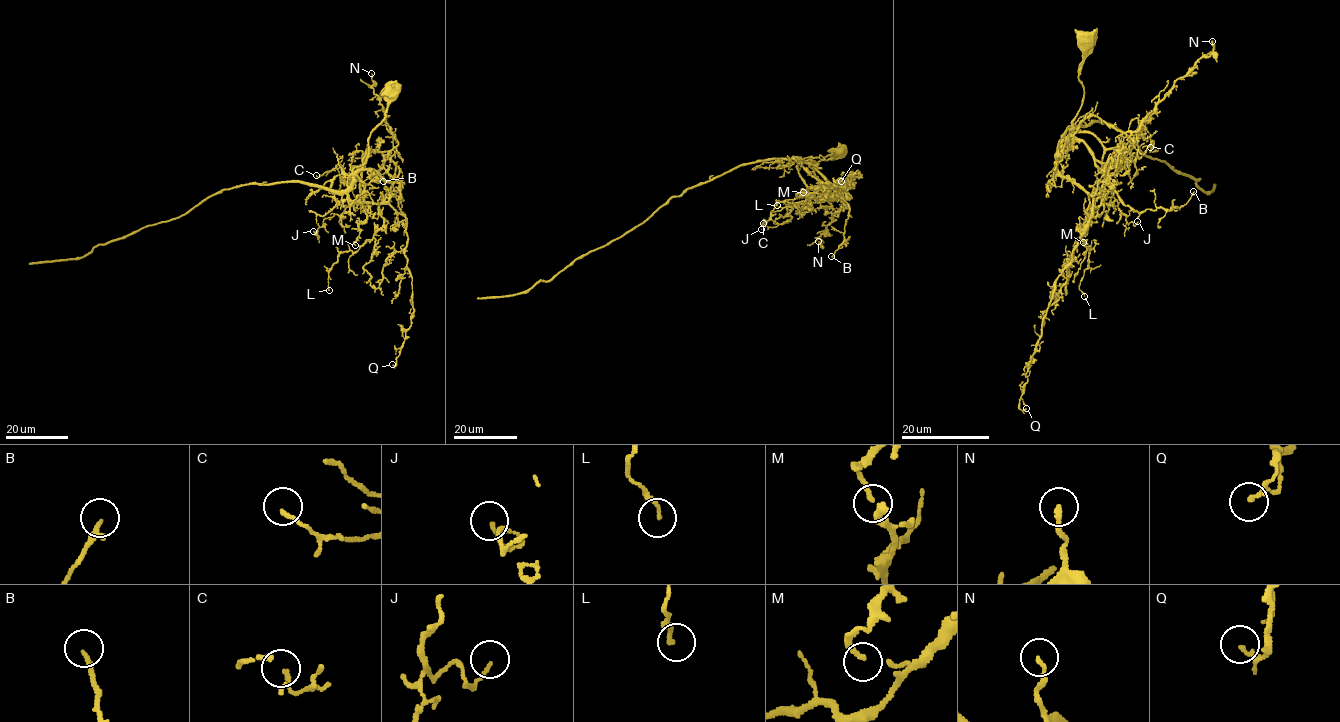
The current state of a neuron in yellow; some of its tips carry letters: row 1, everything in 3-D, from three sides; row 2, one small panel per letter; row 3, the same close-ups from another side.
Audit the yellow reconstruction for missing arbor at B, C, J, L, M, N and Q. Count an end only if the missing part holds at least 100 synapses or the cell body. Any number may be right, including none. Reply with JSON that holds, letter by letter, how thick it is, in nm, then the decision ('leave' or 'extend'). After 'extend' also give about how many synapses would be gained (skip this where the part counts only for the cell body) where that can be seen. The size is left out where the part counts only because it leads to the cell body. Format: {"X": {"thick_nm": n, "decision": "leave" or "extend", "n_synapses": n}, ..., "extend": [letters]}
{"B": {"thick_nm": 180, "decision": "leave"}, "C": {"thick_nm": 150, "decision": "leave"}, "J": {"thick_nm": 120, "decision": "leave"}, "L": {"thick_nm": 170, "decision": "leave"}, "M": {"thick_nm": 120, "decision": "leave"}, "N": {"thick_nm": 170, "decision": "leave"}, "Q": {"thick_nm": 110, "decision": "leave"}, "extend": []}

